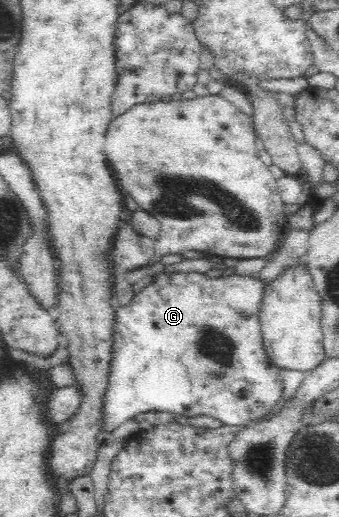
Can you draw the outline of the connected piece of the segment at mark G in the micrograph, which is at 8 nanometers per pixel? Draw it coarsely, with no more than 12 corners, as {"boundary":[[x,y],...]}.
{"boundary":[[161,271],[114,311],[102,427],[246,427],[283,397],[255,275]]}

